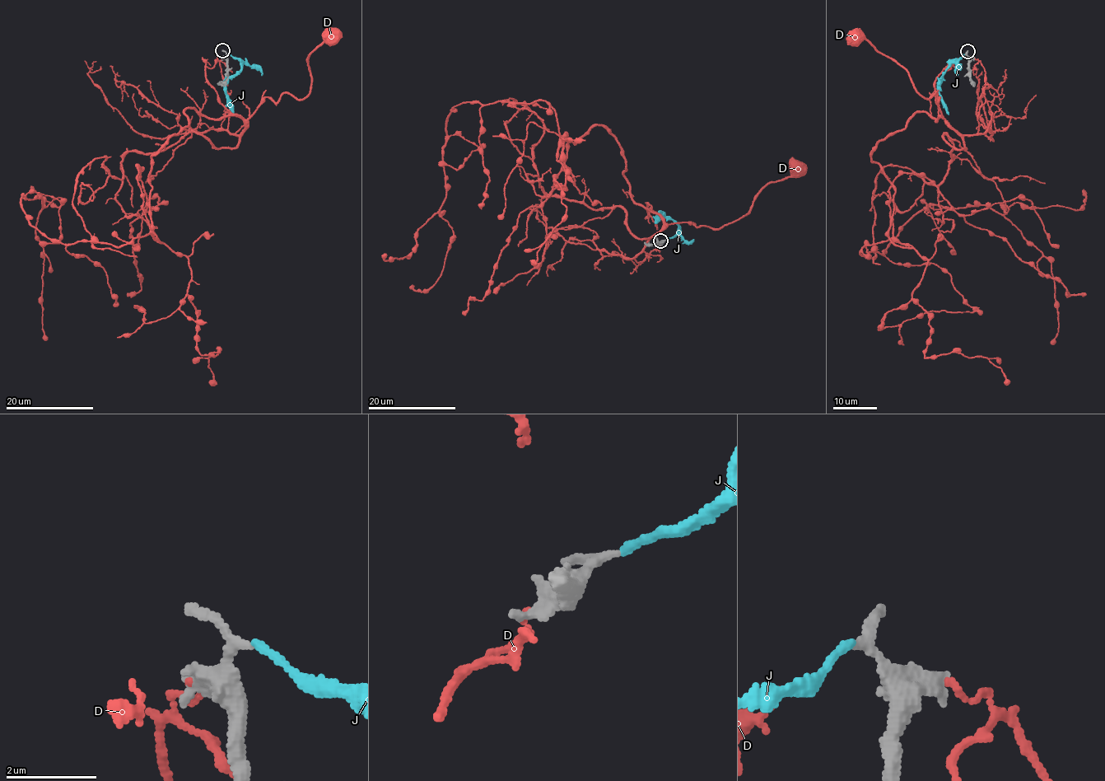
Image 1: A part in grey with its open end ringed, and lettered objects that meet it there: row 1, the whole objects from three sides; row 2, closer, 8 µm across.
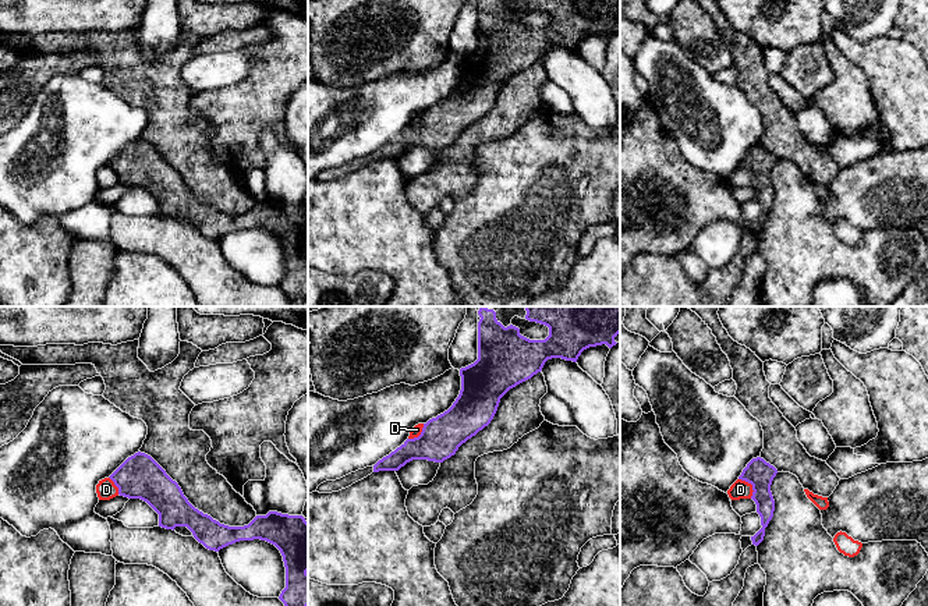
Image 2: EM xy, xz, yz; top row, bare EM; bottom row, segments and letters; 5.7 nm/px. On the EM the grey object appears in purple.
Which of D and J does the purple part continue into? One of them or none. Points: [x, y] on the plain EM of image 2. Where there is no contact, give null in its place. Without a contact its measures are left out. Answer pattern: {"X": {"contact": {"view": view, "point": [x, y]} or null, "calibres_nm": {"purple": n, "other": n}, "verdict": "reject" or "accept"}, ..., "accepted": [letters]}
{"D": {"contact": {"view": "yz", "point": [751, 172]}, "calibres_nm": {"purple": 160, "other": 110}, "verdict": "reject"}, "J": {"contact": null, "verdict": "reject"}, "accepted": []}

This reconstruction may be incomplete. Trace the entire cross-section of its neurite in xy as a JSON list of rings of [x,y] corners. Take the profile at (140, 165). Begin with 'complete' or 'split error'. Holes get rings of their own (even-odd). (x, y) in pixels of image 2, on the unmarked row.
complete; [[[135,141],[110,164],[118,182],[146,189],[159,202],[159,215],[187,215],[206,237],[261,227],[274,233],[284,249],[286,276],[279,287],[293,301],[308,295],[308,210],[302,203],[269,199],[248,213],[229,215],[195,196],[181,176],[148,142]]]

